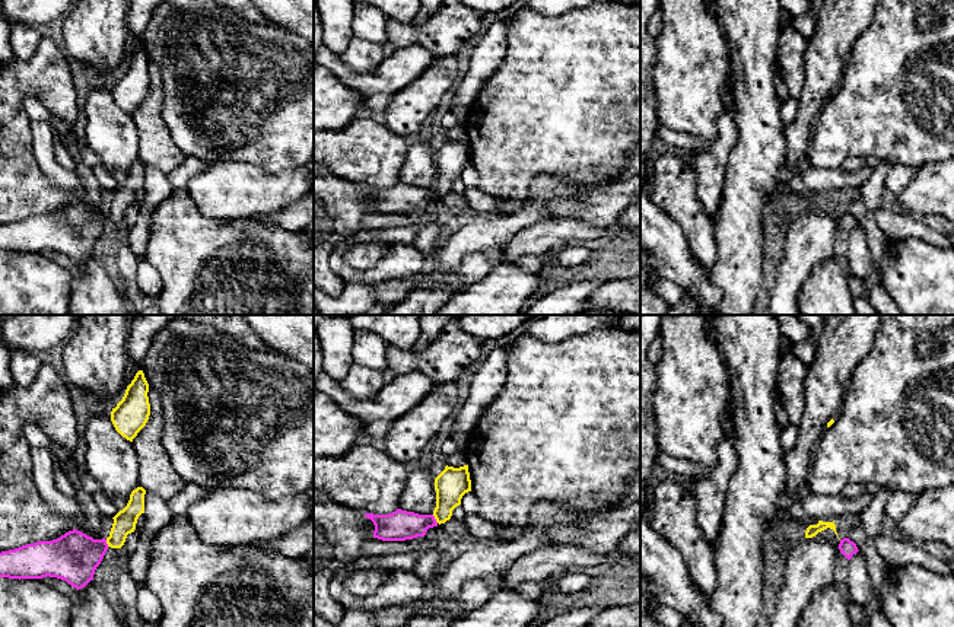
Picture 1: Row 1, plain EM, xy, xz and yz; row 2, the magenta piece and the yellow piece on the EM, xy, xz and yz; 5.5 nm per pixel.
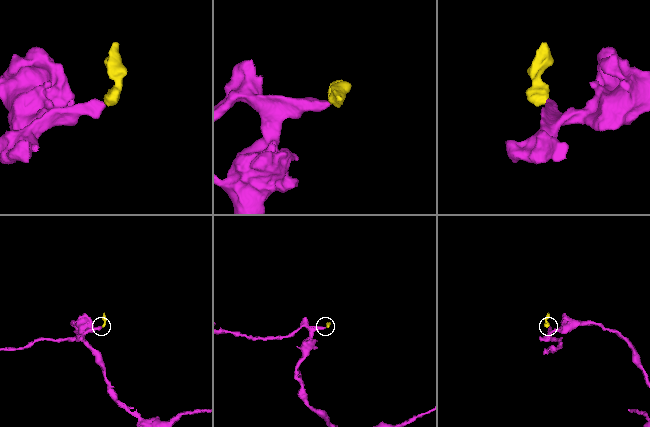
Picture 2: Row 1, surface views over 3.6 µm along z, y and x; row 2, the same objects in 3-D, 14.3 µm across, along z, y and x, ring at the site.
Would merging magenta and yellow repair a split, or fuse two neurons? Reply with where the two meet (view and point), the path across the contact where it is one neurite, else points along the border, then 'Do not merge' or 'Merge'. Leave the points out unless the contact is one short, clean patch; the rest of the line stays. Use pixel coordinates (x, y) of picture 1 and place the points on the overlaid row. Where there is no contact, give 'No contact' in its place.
Touches magenta at xz (435, 519). Path across: xz (400, 525), (417, 525), (435, 519), (444, 511), (451, 484). Merge

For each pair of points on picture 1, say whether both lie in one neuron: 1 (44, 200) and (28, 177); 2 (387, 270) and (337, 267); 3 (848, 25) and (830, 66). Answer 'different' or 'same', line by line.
1: same
2: same
3: same

